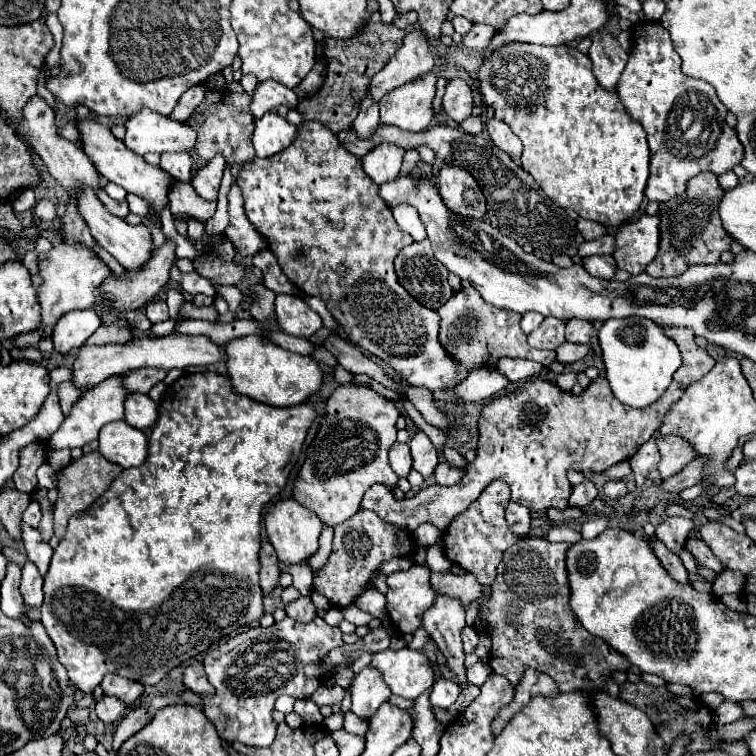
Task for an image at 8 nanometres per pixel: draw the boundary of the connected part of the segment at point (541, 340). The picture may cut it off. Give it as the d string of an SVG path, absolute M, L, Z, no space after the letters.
M546 317L542 321L542 325L528 335L528 343L536 349L556 349L558 345L562 345L566 341L564 325L566 323L556 317Z

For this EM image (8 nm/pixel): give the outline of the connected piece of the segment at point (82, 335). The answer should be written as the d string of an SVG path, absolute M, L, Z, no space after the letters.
M94 309L70 311L58 319L52 329L52 343L58 353L76 351L102 325Z

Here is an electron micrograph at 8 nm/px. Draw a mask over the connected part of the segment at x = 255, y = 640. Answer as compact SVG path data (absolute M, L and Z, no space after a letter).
M290 617L272 627L250 627L242 633L242 643L234 643L230 651L220 655L206 655L204 667L208 681L216 689L212 697L202 697L204 713L214 721L218 735L226 741L240 741L250 747L268 747L276 737L276 721L272 719L274 703L280 695L310 697L318 681L304 677L304 665L322 661L334 647L340 647L342 631L330 627L316 617L310 623L298 623Z

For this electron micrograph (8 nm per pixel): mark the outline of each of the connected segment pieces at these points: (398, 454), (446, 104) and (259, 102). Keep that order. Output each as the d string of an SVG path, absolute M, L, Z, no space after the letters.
M394 443L390 449L390 467L398 477L406 477L412 469L412 455L406 443Z
M450 79L446 85L446 93L442 99L442 107L446 115L460 123L472 113L472 89L464 79Z
M262 81L256 85L256 91L252 95L252 103L250 103L250 111L254 117L262 117L264 113L276 109L278 105L286 105L290 109L294 109L298 105L298 95L276 83L276 81Z

